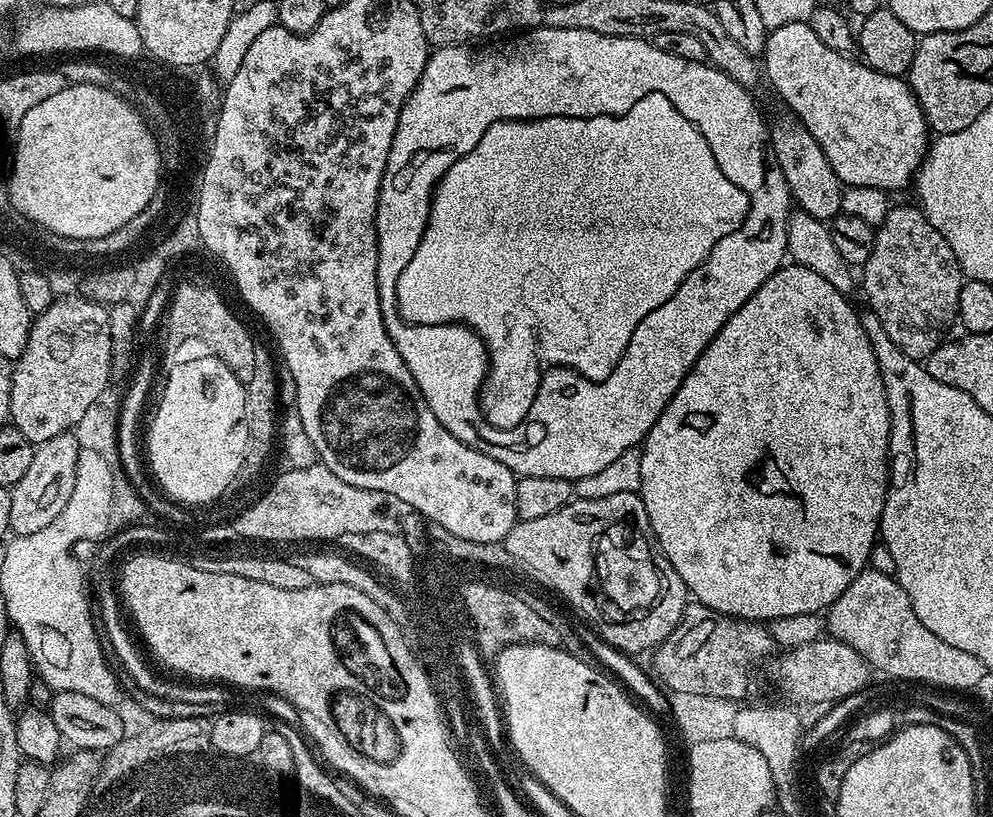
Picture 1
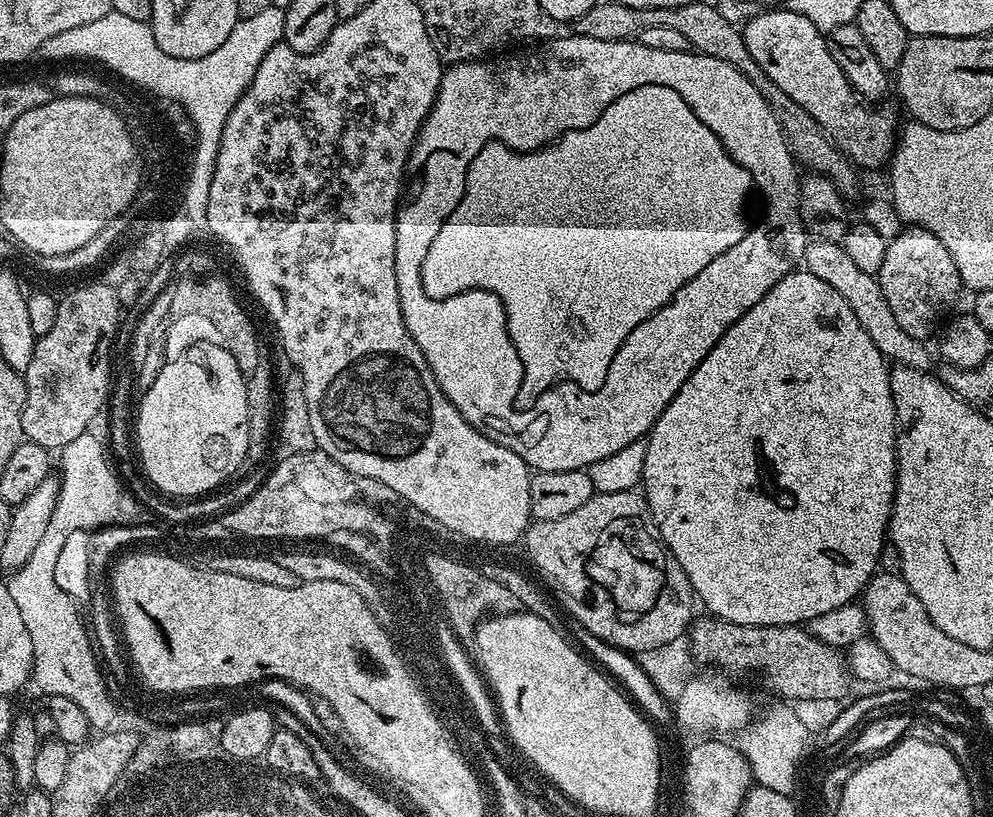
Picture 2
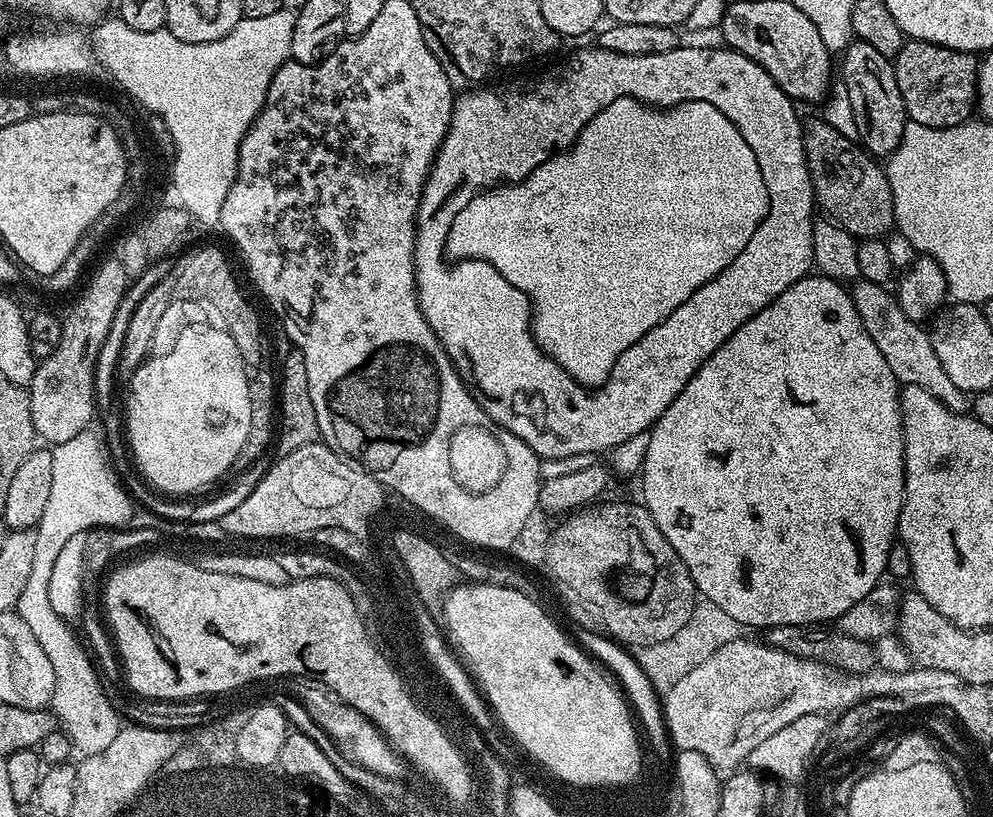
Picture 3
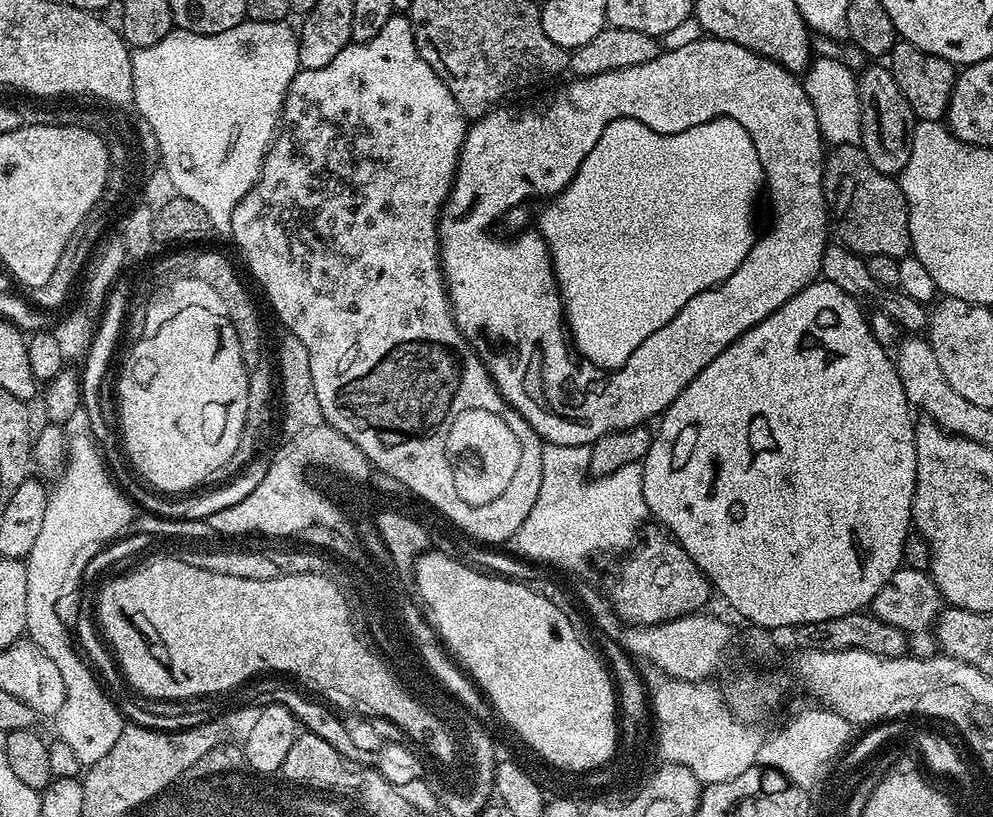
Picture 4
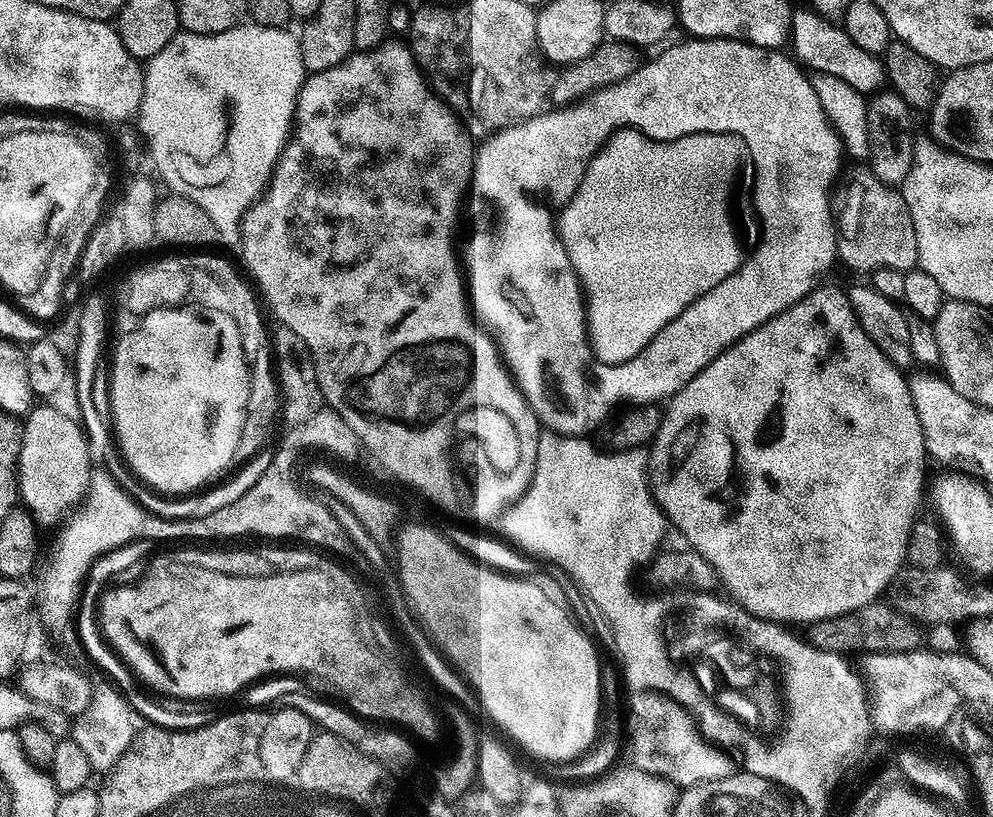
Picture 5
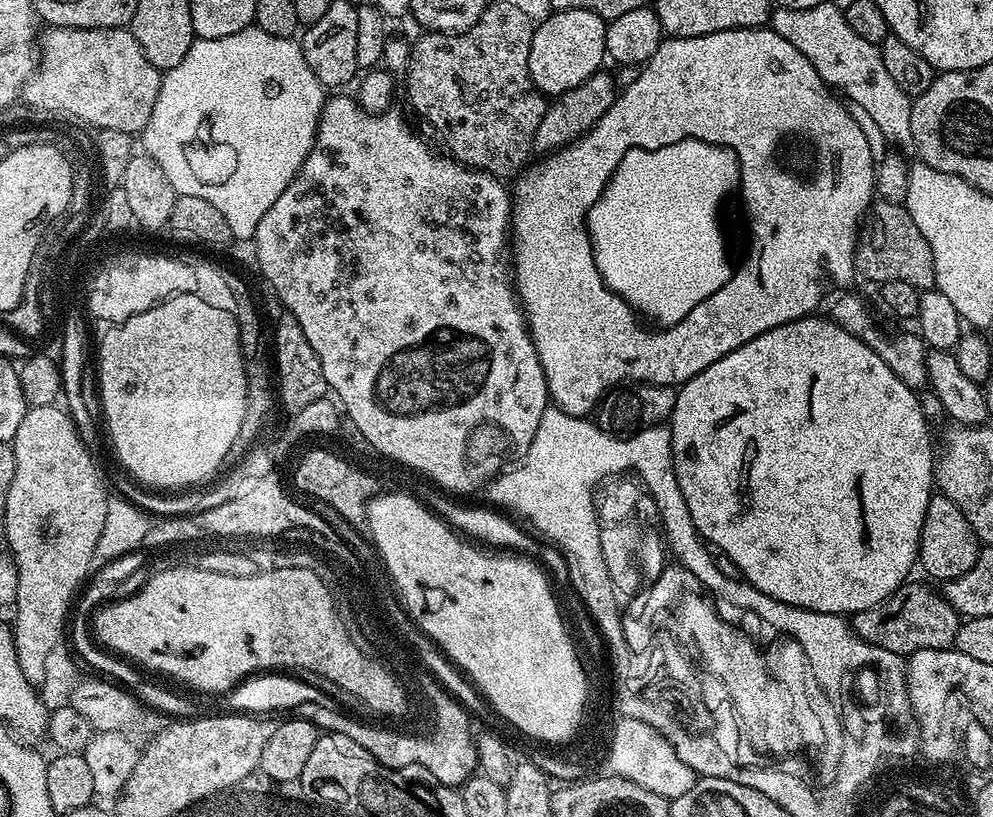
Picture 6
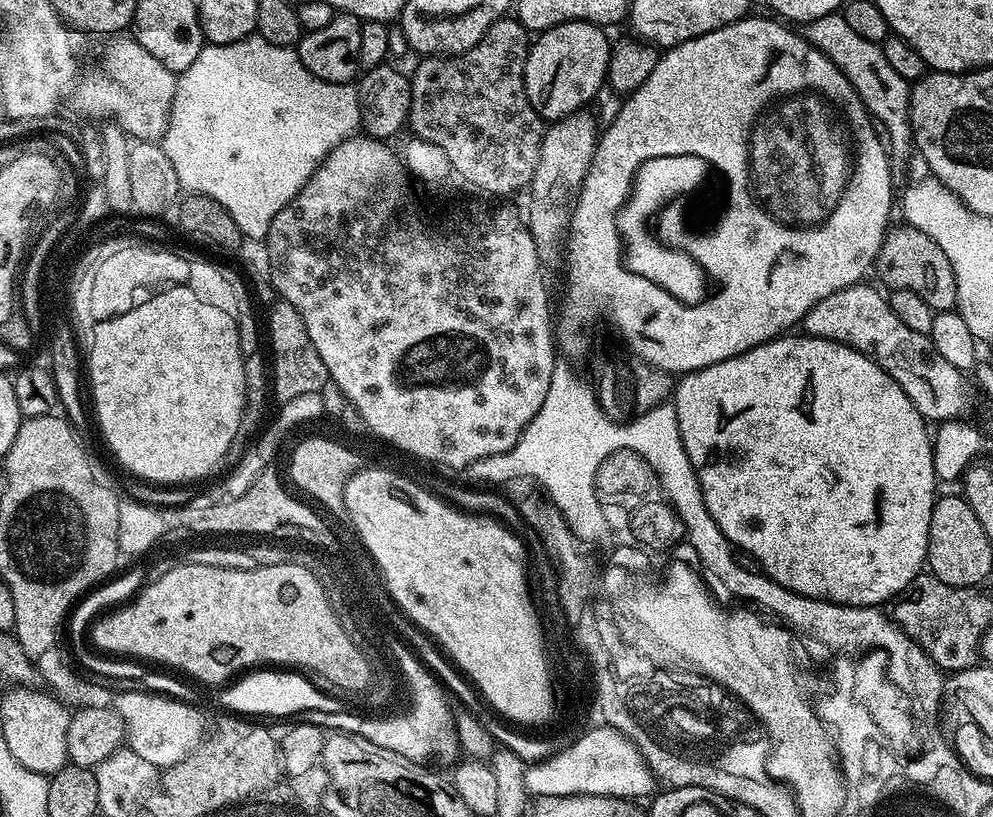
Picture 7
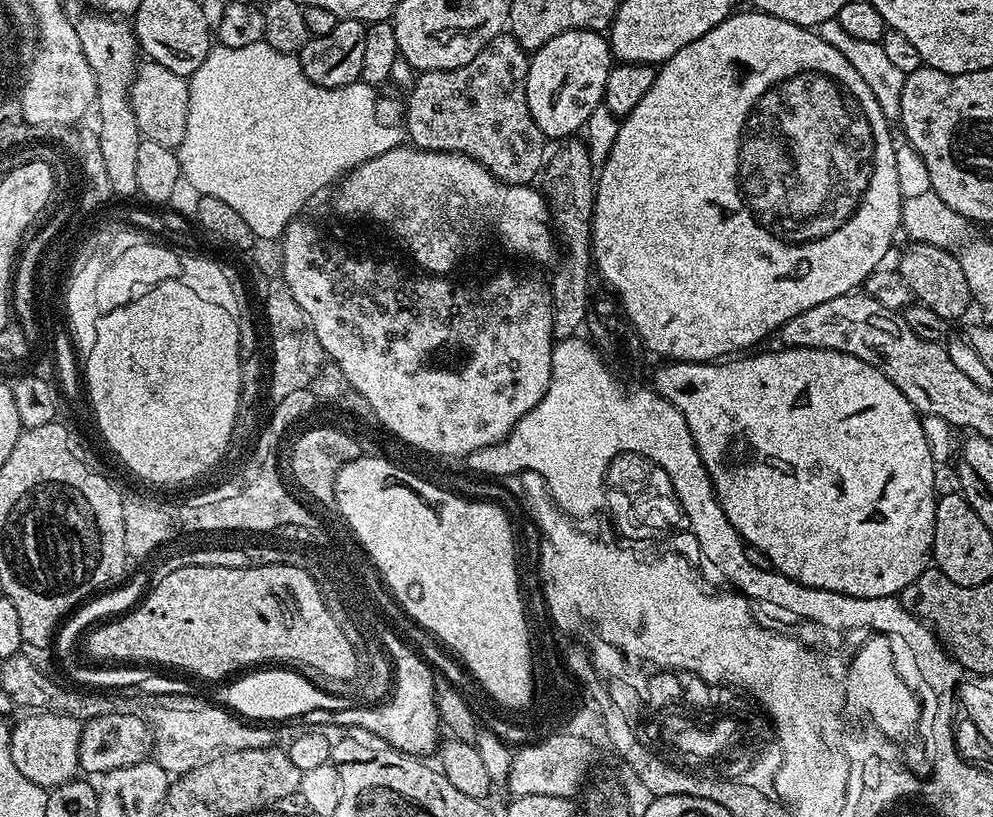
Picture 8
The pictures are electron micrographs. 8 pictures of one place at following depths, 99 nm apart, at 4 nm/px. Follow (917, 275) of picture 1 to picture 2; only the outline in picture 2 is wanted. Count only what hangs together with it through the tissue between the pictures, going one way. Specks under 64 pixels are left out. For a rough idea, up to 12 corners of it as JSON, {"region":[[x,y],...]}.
{"region":[[930,230],[888,241],[878,279],[898,326],[922,341],[962,292]]}

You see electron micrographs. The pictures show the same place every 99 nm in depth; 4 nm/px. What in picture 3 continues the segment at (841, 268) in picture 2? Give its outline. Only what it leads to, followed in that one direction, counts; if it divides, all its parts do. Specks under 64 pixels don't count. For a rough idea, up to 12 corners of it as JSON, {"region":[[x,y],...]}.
{"region":[[883,284],[850,291],[858,318],[901,385],[950,410],[969,397],[938,362],[929,329]]}

